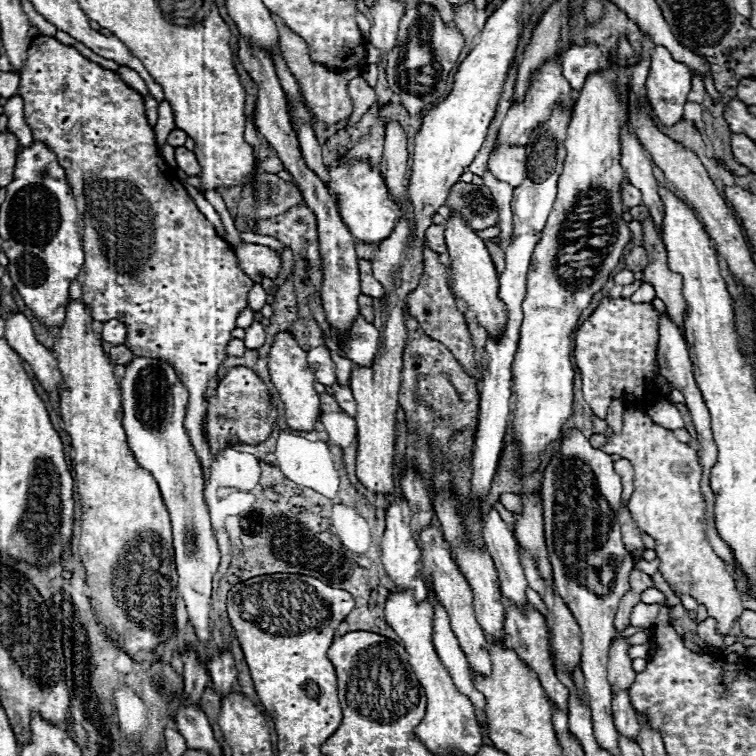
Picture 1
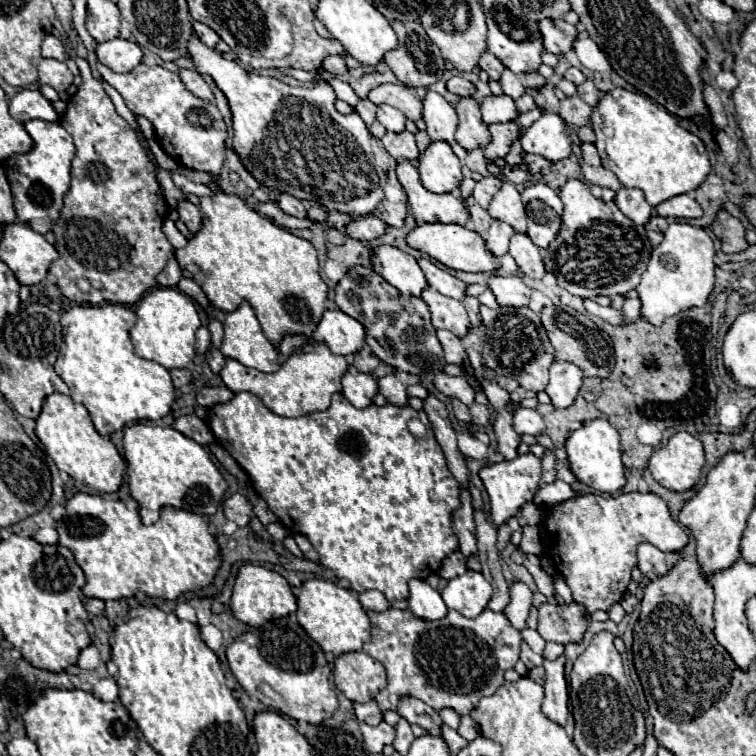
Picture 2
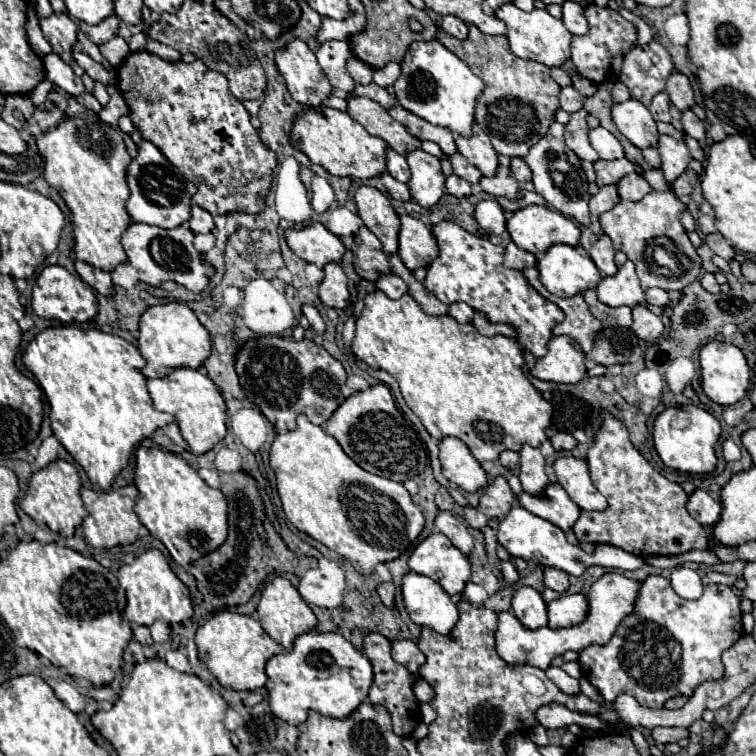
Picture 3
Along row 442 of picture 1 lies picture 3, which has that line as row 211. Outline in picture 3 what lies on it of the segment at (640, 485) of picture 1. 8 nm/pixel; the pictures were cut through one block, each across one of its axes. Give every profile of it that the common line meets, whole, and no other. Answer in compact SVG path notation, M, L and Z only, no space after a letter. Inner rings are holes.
M670 186L670 190L664 190L664 192L652 190L650 194L646 194L638 202L622 200L612 210L600 214L600 226L602 226L602 230L612 238L614 250L622 250L636 264L636 272L638 272L638 278L640 278L640 284L642 284L644 290L652 288L652 286L658 286L658 288L662 288L666 292L670 292L670 290L684 290L688 284L692 284L700 276L700 270L702 270L700 256L696 254L696 248L692 246L692 242L688 240L688 234L686 234L684 226L680 224L680 214L684 210L686 210L686 204L674 194L674 190ZM656 236L668 236L692 260L692 268L682 274L682 280L668 280L664 276L656 276L656 274L648 272L648 264L644 262L644 248L646 248L646 242L650 238L656 238Z

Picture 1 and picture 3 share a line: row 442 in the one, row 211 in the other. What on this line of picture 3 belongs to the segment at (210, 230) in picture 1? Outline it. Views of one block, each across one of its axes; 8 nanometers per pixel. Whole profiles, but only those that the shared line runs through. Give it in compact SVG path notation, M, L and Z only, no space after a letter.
M192 206L192 218L190 218L190 228L194 234L204 234L204 232L212 232L214 230L214 218L200 206Z

